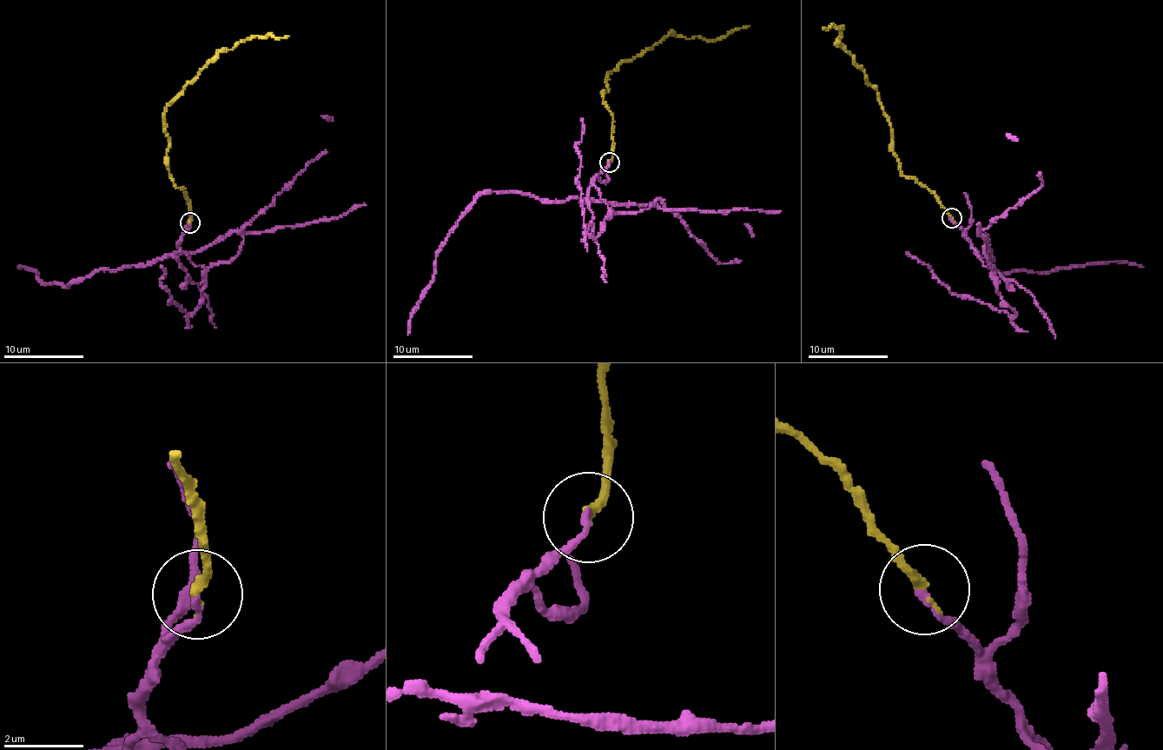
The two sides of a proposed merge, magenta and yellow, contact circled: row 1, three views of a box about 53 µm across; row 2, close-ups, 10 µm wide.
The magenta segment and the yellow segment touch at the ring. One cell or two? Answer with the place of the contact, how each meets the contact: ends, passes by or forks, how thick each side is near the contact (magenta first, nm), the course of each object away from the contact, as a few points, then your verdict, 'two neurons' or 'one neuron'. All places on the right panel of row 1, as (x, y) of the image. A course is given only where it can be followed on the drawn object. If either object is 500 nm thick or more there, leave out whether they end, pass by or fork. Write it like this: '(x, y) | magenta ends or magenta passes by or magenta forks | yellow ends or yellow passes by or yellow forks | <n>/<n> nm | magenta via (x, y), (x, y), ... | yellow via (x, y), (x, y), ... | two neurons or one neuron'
(951, 218) | magenta ends | yellow ends | 160/240 nm | magenta via (951, 217), (983, 257), (987, 252), (993, 258), (987, 258), (990, 265), (999, 273), (1123, 261), (1143, 267) | yellow via (951, 217), (925, 187), (901, 171), (893, 150), (893, 129), (877, 89), (841, 46), (841, 26), (822, 28) | two neurons

